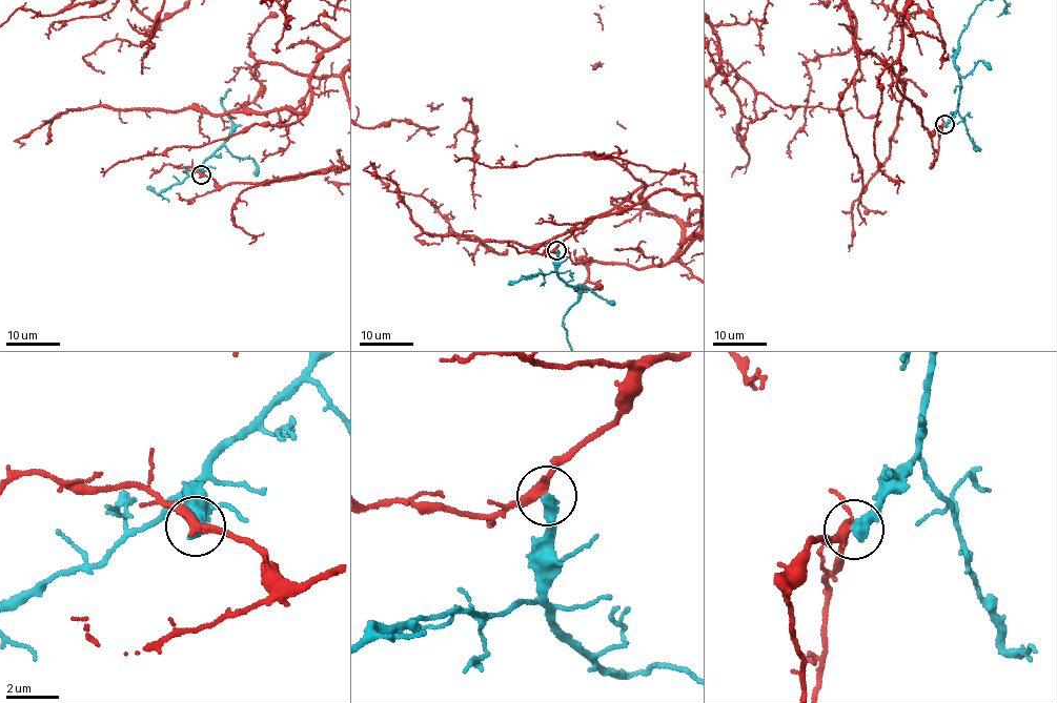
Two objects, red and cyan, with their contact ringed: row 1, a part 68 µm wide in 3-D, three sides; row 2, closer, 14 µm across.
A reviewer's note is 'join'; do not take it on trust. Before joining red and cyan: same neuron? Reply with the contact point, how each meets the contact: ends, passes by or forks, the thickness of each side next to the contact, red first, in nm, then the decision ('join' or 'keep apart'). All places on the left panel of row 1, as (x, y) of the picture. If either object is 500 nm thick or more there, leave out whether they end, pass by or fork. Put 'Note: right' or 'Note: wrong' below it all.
place (201, 174); red passes by; cyan ends; calibres 320 and 480 nm; keep apart
Note: wrong

